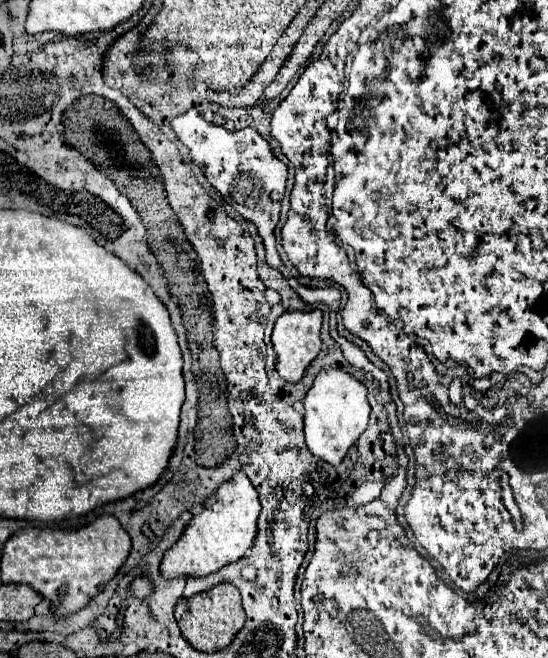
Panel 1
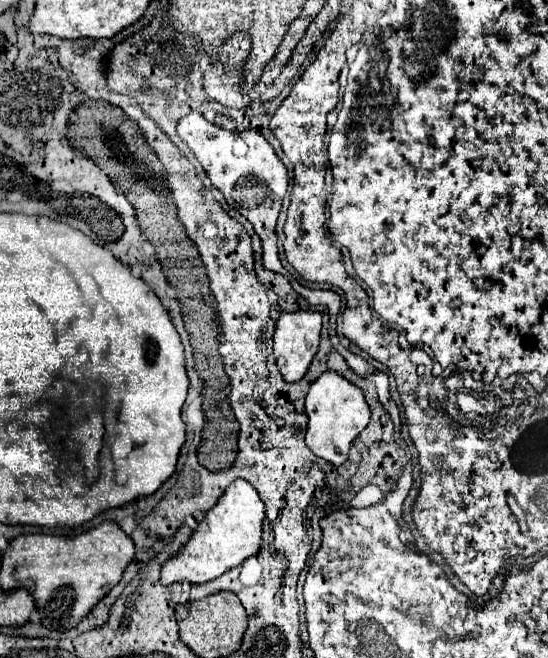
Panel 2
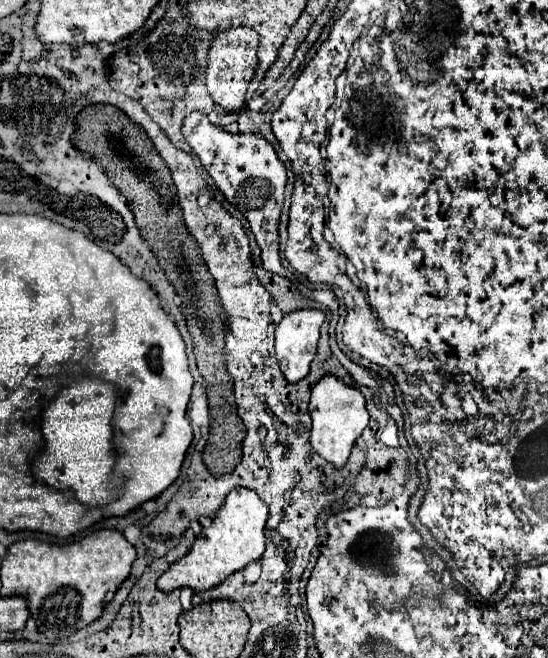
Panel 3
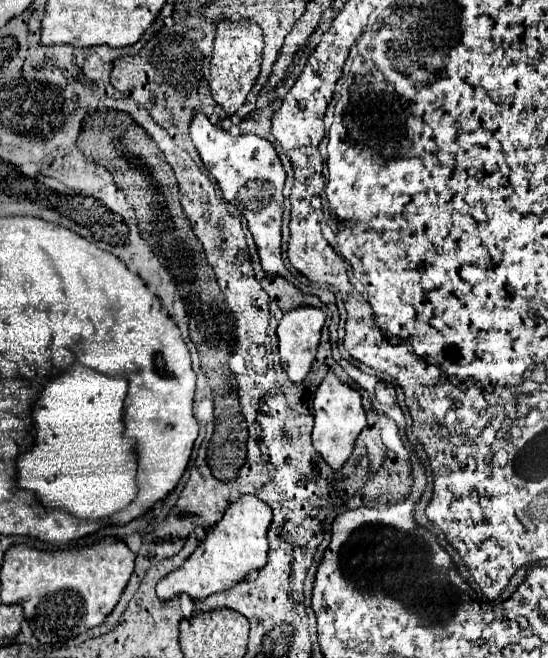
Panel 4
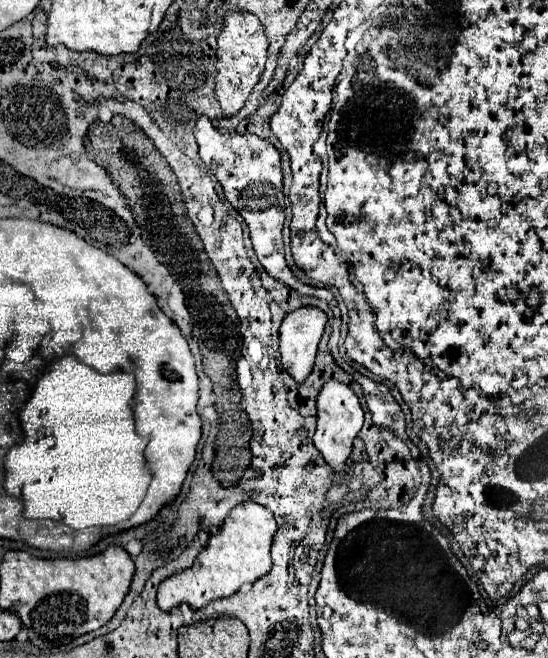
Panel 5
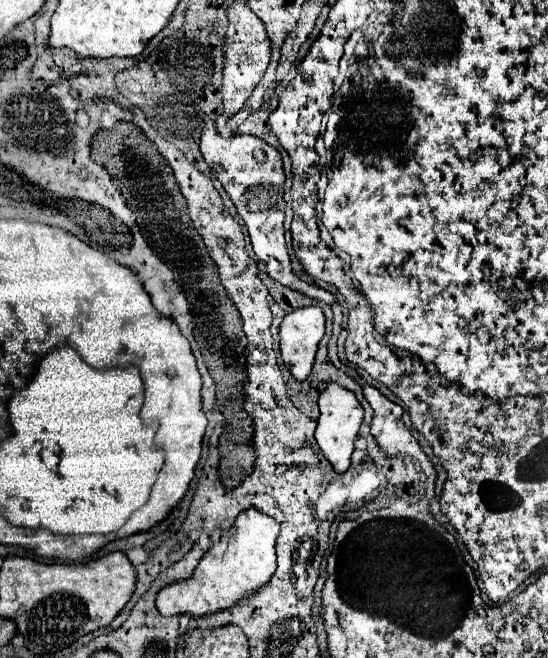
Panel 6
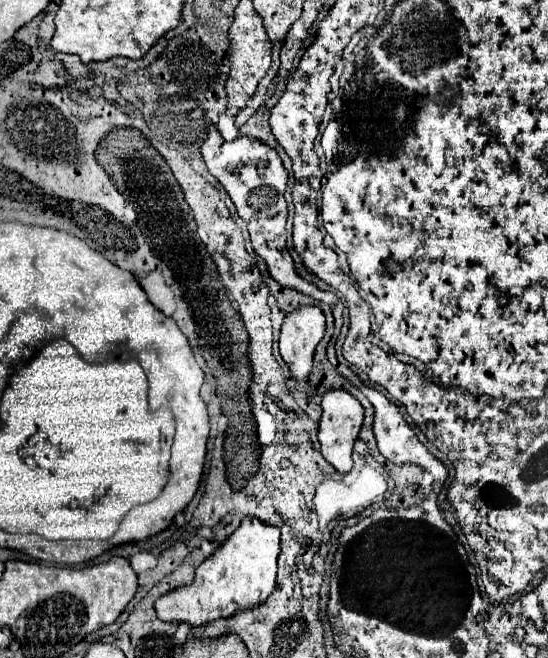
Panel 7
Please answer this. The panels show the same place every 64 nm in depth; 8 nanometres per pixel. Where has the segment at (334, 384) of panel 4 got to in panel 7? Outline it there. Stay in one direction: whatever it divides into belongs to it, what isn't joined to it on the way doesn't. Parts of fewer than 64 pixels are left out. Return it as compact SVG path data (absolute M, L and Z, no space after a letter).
M328 390L322 398L322 418L318 426L318 440L322 446L322 456L340 472L350 472L352 468L352 446L358 438L364 420L362 404L346 390Z

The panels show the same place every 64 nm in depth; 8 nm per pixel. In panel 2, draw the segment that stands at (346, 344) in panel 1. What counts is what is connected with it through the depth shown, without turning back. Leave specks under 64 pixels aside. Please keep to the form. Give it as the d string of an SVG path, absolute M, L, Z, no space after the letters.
M332 340L332 344L334 344L334 348L344 356L344 360L348 362L348 366L350 366L358 376L370 376L370 374L374 372L374 368L372 368L362 356L350 352L346 346L342 346L340 340Z

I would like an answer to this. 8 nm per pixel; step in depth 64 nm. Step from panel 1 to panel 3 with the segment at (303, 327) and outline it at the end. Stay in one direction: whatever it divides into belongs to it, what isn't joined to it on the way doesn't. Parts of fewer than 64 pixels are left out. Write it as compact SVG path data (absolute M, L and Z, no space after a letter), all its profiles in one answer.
M314 308L284 314L276 326L276 358L288 382L300 382L316 356L324 312Z

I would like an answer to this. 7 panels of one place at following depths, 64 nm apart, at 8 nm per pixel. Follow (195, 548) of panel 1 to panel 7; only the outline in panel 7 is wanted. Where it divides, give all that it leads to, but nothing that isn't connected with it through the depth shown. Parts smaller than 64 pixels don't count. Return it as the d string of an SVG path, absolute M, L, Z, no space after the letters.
M246 516L240 526L222 542L198 568L192 584L180 586L154 602L156 614L164 622L188 622L200 626L216 618L232 616L238 610L264 602L276 586L276 558L280 554L280 528Z

